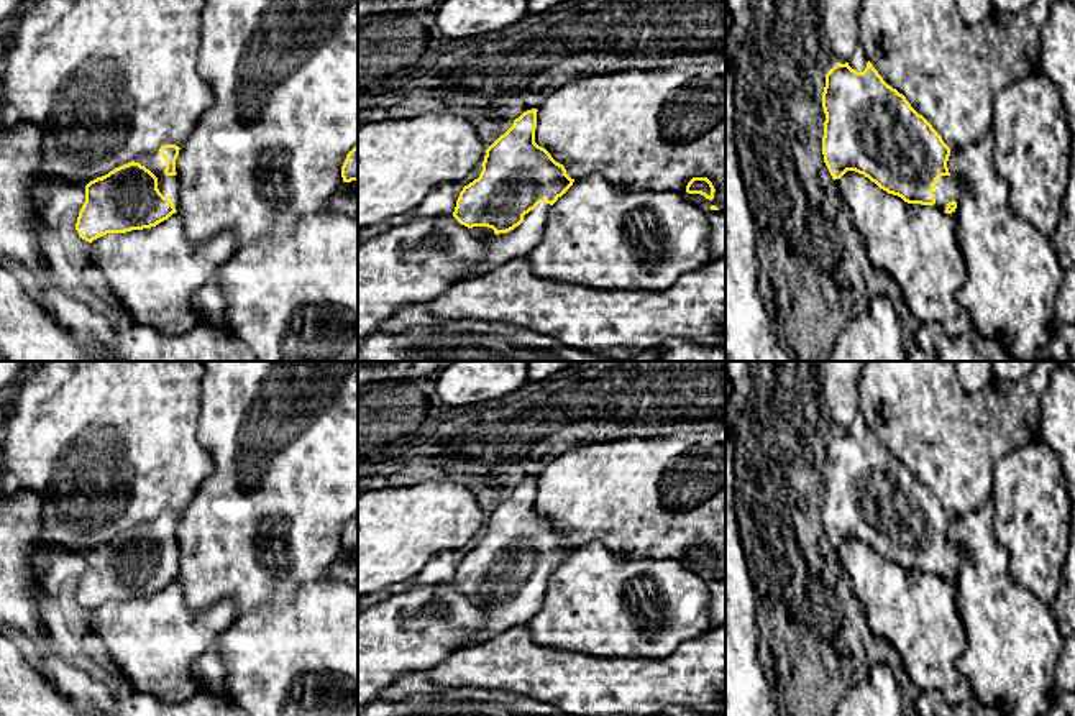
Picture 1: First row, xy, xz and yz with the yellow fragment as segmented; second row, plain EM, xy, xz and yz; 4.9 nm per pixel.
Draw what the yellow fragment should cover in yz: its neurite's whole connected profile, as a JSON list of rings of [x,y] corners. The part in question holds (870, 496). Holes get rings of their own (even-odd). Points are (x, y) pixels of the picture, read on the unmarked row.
[[[870,429],[863,440],[857,440],[849,430],[837,430],[826,442],[822,476],[822,522],[834,548],[855,539],[908,571],[955,580],[965,565],[965,552],[949,540],[950,516],[906,465],[883,448]]]

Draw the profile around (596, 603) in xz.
[[[594,540],[574,547],[550,575],[538,613],[528,622],[540,644],[606,659],[656,660],[711,627],[709,580],[675,558],[615,557]]]

